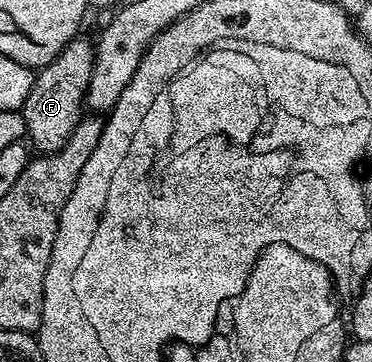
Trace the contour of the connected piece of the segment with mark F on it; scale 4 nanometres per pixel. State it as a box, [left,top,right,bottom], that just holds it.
[19,36,94,153]

